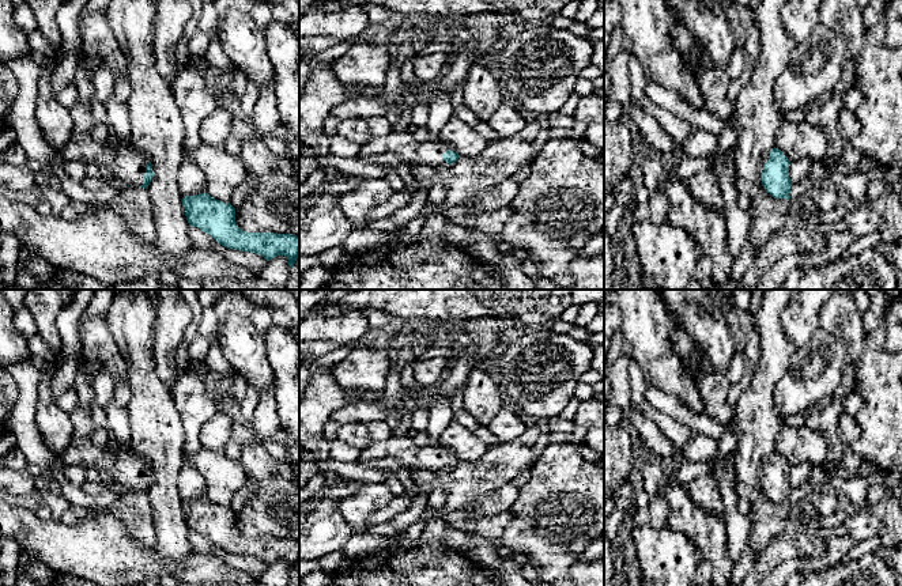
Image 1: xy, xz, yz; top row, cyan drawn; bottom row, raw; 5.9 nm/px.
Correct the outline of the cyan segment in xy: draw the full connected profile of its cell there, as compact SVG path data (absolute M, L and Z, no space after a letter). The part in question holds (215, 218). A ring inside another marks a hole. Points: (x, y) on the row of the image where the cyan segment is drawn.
M208 193L184 196L182 205L189 226L197 227L227 249L250 252L267 261L284 256L290 269L299 257L299 238L293 234L246 232L235 224L235 208Z

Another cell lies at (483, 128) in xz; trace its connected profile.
M479 121L475 126L472 126L473 131L479 132L488 143L494 143L501 140L502 137L499 133L497 133L488 122Z

